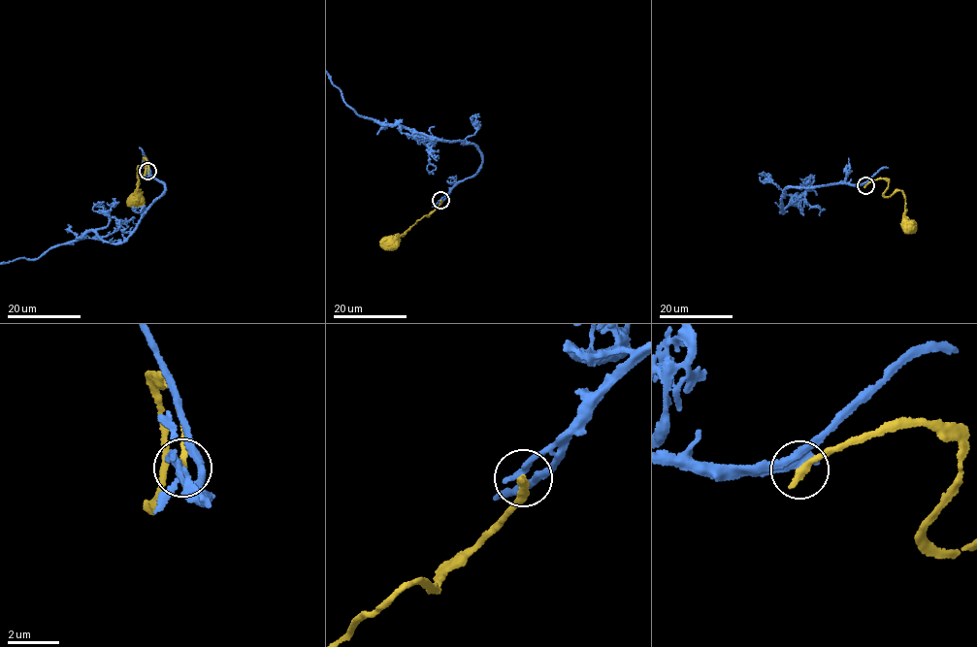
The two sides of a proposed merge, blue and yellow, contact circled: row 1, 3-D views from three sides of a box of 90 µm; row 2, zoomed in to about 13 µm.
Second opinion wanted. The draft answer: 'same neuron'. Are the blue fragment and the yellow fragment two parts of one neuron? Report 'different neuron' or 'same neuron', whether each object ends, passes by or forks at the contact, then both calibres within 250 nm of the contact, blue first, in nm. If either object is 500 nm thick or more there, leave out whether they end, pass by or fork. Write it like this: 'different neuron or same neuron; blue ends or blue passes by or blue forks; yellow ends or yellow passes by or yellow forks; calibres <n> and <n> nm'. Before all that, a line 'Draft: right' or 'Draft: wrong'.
Draft: wrong
different neuron; blue ends; yellow ends; calibres 360 and 320 nm

